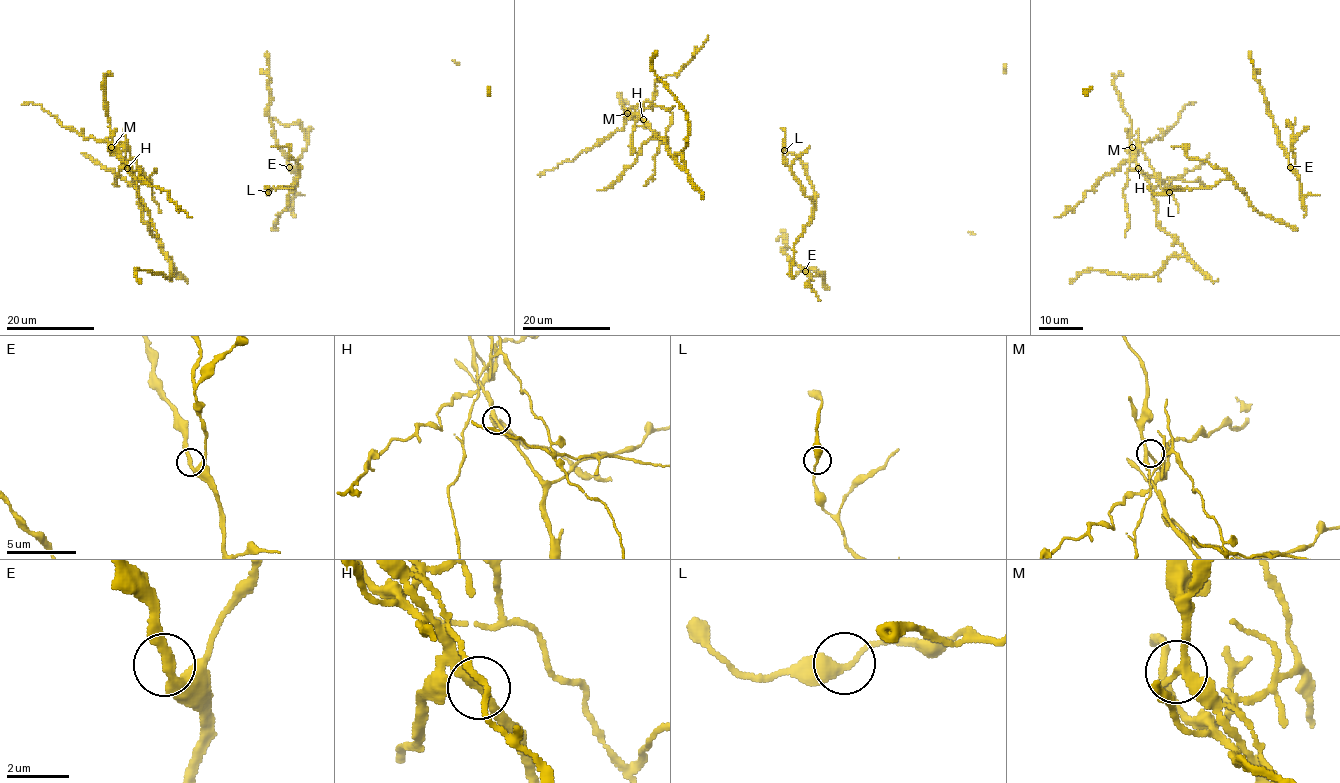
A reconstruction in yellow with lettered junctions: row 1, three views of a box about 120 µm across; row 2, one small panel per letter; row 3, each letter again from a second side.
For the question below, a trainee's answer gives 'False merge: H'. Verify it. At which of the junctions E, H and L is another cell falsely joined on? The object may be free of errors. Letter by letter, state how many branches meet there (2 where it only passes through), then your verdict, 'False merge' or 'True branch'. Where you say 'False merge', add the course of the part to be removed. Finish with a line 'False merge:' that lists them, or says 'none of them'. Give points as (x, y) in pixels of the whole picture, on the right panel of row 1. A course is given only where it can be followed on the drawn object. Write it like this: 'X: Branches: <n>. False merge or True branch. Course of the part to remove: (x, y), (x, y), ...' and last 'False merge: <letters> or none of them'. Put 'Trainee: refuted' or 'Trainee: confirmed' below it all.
E: Branches: 2. True branch
H: Branches: 2. False merge. Course of the part to remove: (1138, 168), (1133, 158), (1138, 145), (1161, 138), (1180, 117), (1186, 104), (1193, 104)
L: Branches: 2. True branch
False merge: H
Trainee: confirmed

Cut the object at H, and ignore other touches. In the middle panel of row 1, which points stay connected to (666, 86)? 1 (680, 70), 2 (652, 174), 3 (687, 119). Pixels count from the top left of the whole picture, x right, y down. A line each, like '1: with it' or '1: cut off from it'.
1: cut off from it
2: cut off from it
3: with it

